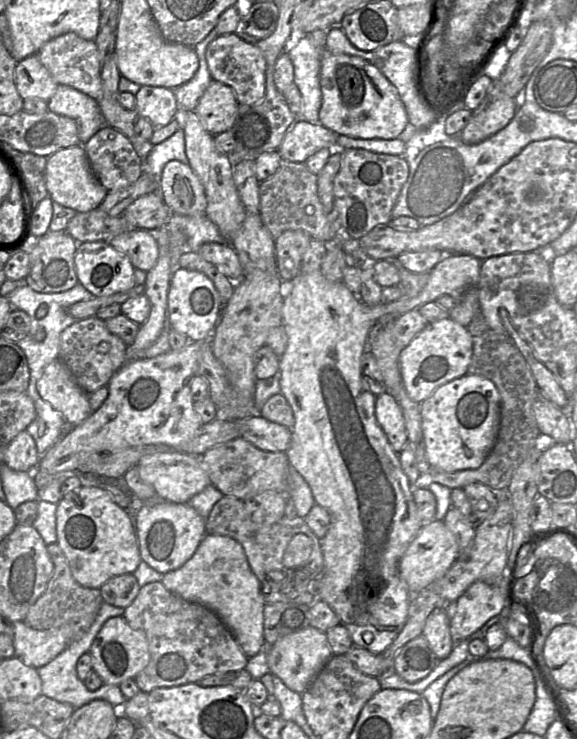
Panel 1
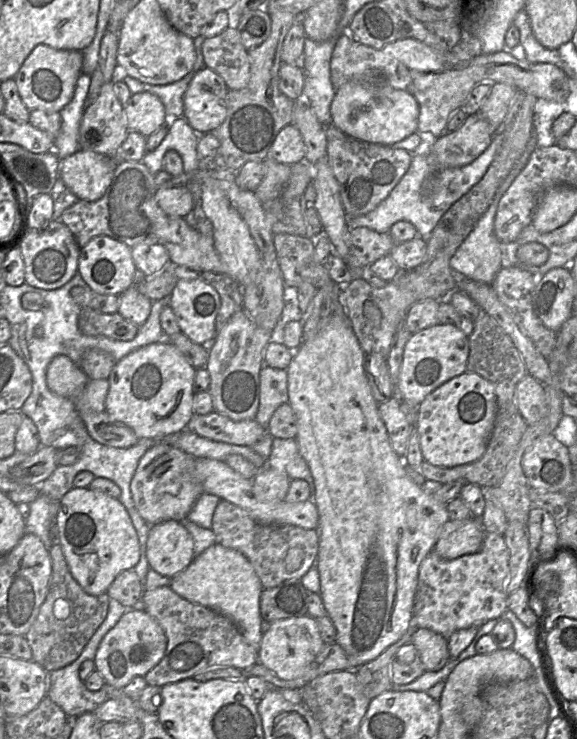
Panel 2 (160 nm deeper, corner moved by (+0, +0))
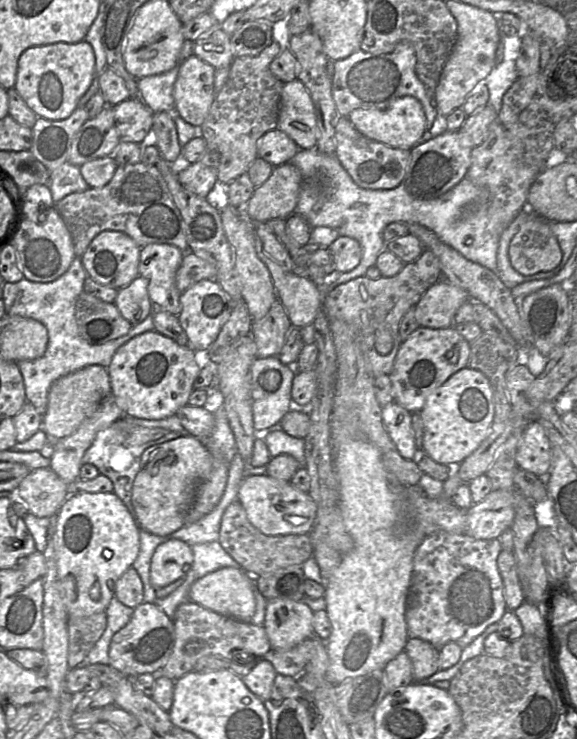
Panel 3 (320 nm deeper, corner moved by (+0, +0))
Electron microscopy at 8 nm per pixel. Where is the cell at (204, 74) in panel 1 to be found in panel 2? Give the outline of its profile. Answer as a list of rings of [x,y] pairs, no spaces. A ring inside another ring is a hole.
[[[201,35],[193,39],[196,61],[193,69],[185,77],[179,81],[165,85],[145,85],[145,91],[149,91],[160,98],[168,116],[183,117],[185,92],[195,74],[205,67],[202,54],[202,44],[205,39]]]

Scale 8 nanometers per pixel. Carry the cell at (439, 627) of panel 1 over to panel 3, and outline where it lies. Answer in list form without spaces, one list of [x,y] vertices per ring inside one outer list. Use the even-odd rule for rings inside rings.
[[[409,637],[405,646],[412,666],[414,682],[423,682],[439,671],[439,652],[431,643],[416,637]]]

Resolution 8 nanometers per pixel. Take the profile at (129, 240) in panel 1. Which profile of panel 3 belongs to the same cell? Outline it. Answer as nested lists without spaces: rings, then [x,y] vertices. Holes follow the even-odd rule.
[[[148,244],[140,251],[139,275],[147,282],[148,294],[154,307],[176,316],[180,313],[181,295],[176,287],[176,273],[185,254],[170,244]]]

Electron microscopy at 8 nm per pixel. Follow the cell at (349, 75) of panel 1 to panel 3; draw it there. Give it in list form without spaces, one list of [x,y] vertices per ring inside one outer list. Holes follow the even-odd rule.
[[[413,96],[399,97],[382,109],[354,109],[348,119],[367,138],[401,149],[412,149],[420,142],[426,130],[423,105]]]

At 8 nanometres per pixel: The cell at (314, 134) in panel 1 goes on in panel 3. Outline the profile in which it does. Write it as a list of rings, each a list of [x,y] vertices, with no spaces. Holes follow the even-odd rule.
[[[279,129],[266,132],[257,142],[258,157],[274,167],[289,162],[299,149],[297,143]]]

